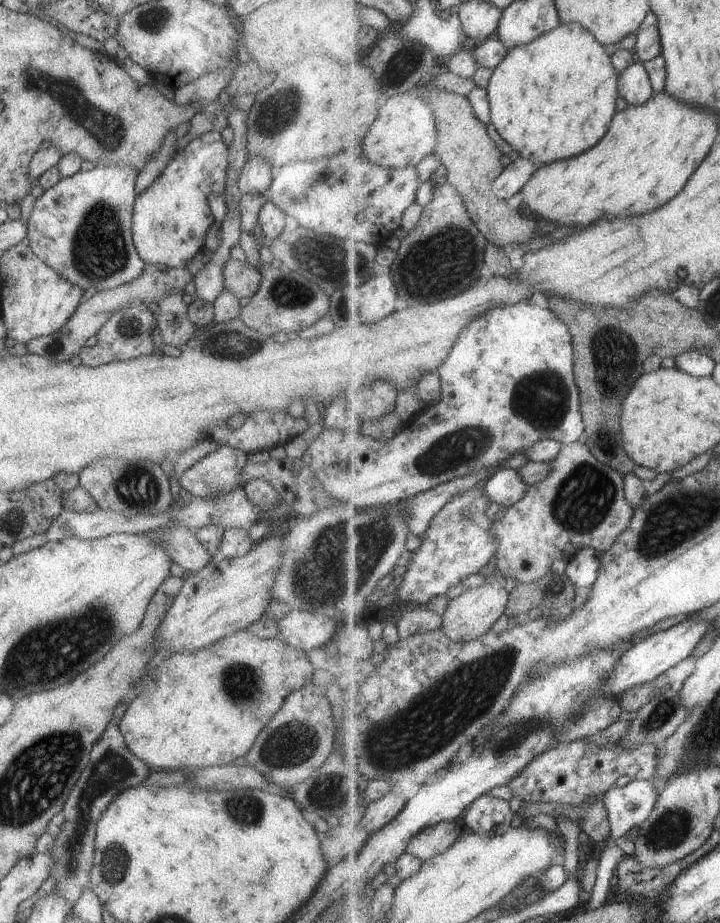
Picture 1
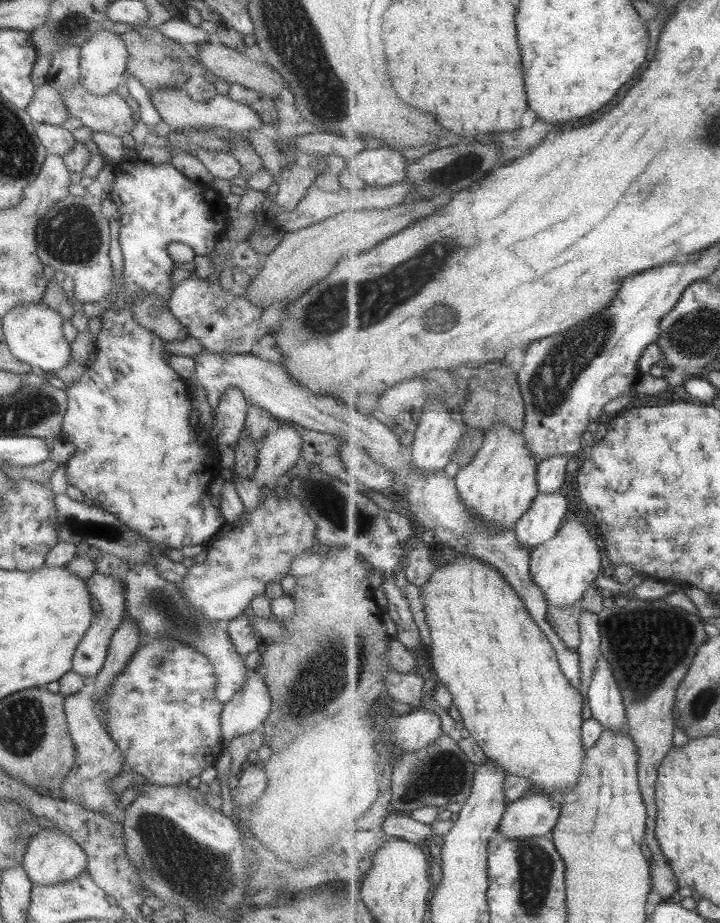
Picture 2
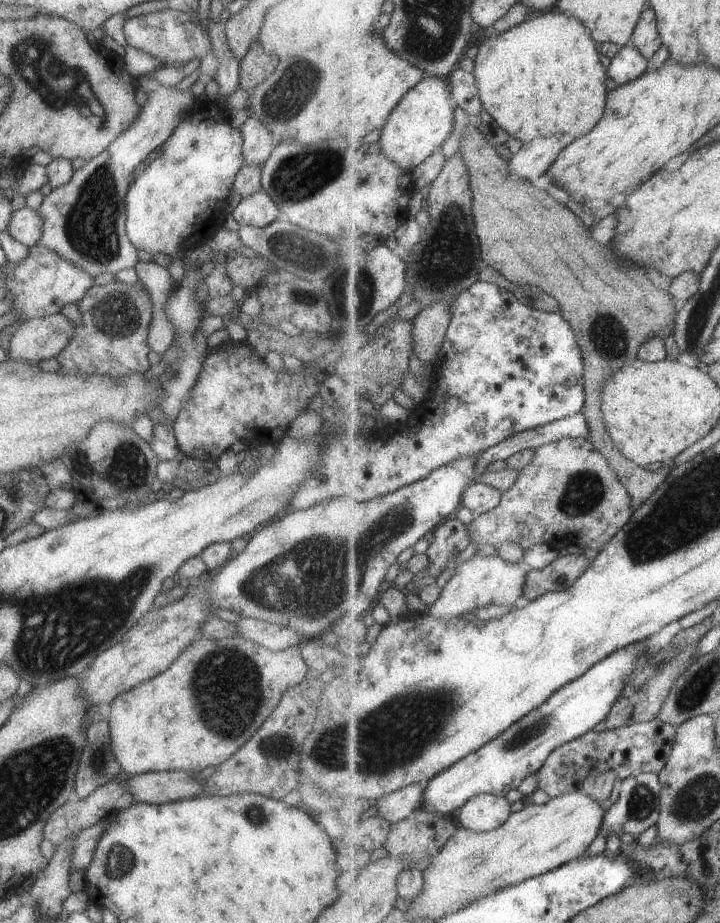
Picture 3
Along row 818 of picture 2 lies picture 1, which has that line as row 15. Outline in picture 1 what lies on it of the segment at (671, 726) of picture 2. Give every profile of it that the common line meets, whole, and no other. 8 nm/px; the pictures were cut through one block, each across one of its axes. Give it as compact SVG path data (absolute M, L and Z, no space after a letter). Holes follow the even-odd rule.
M651 11L642 22L637 34L635 48L636 60L647 62L662 53L662 38L658 25L658 14Z

